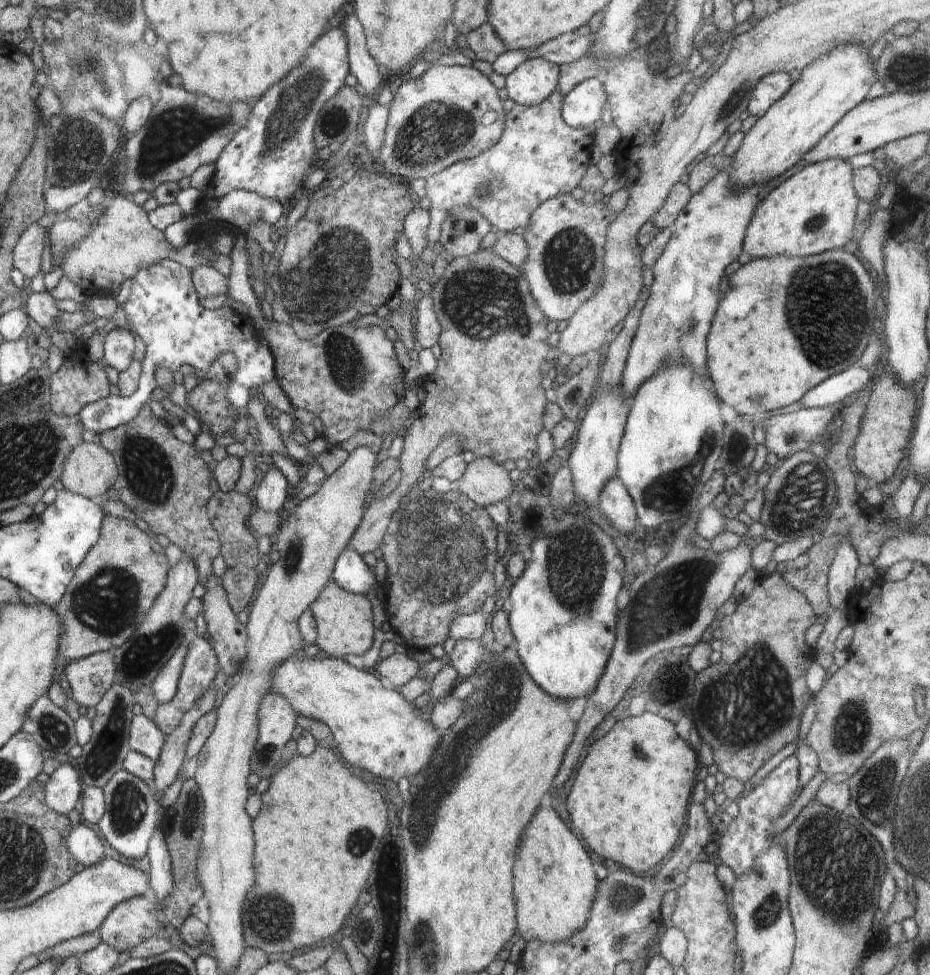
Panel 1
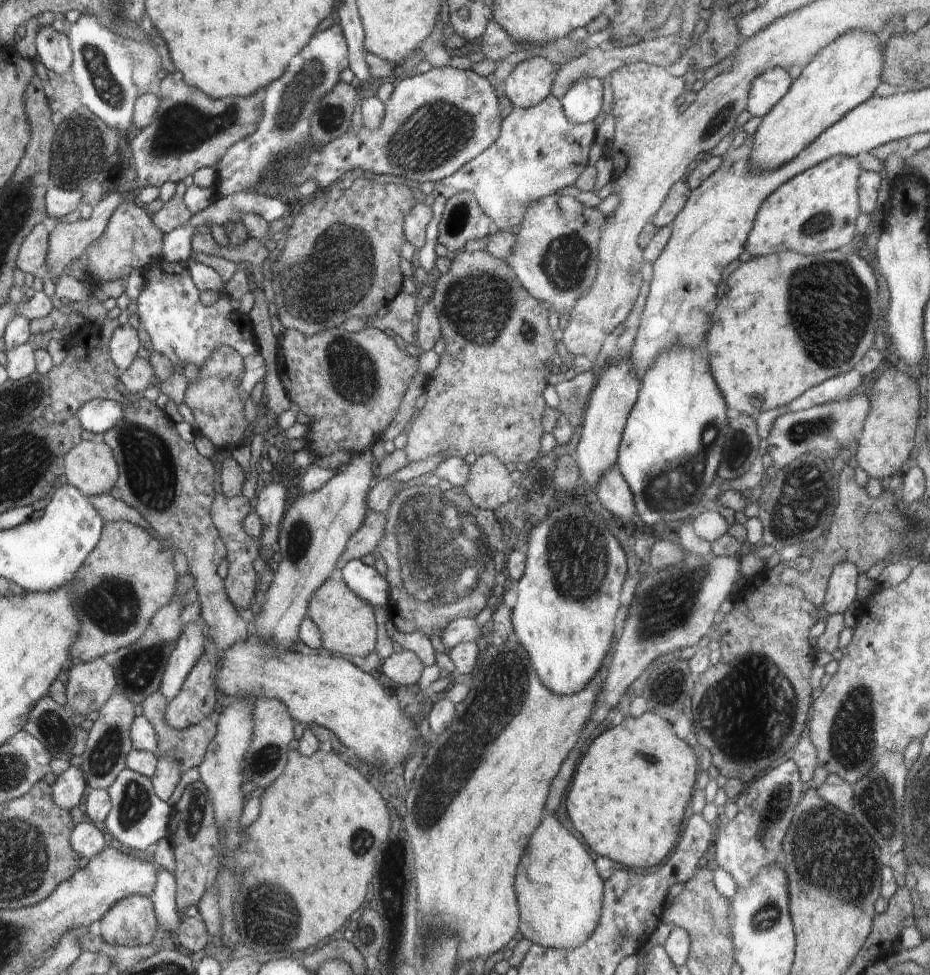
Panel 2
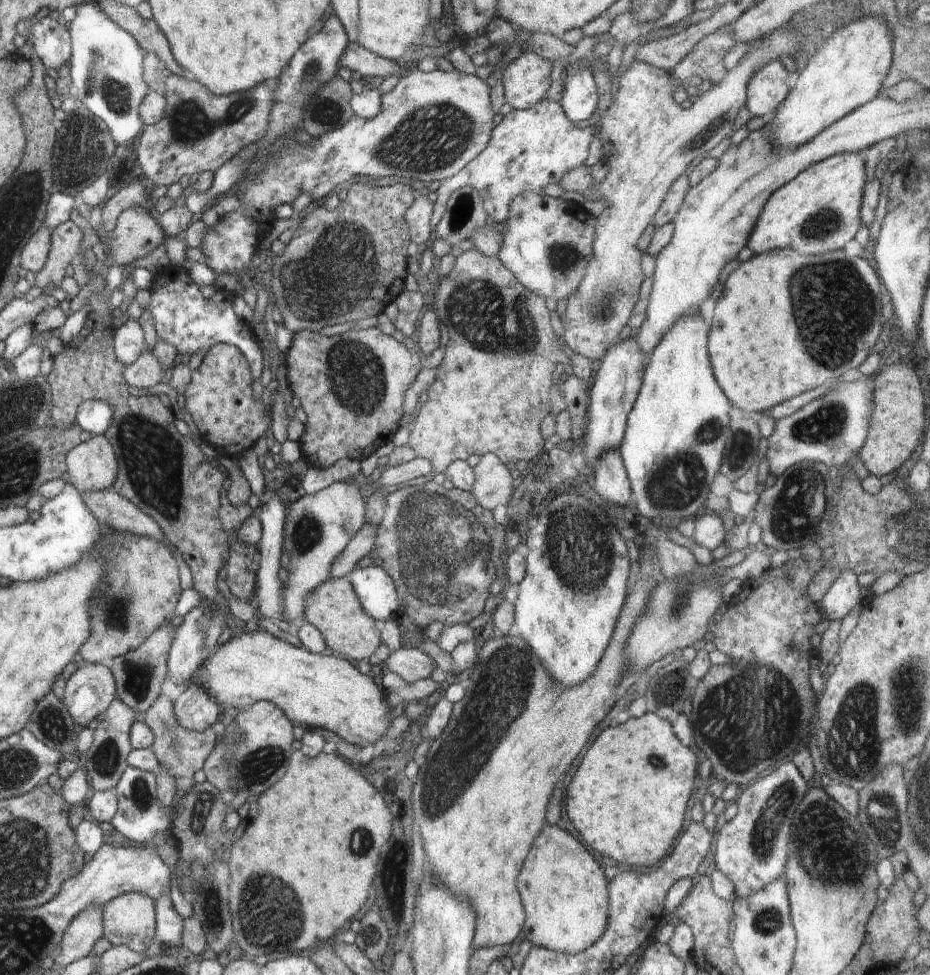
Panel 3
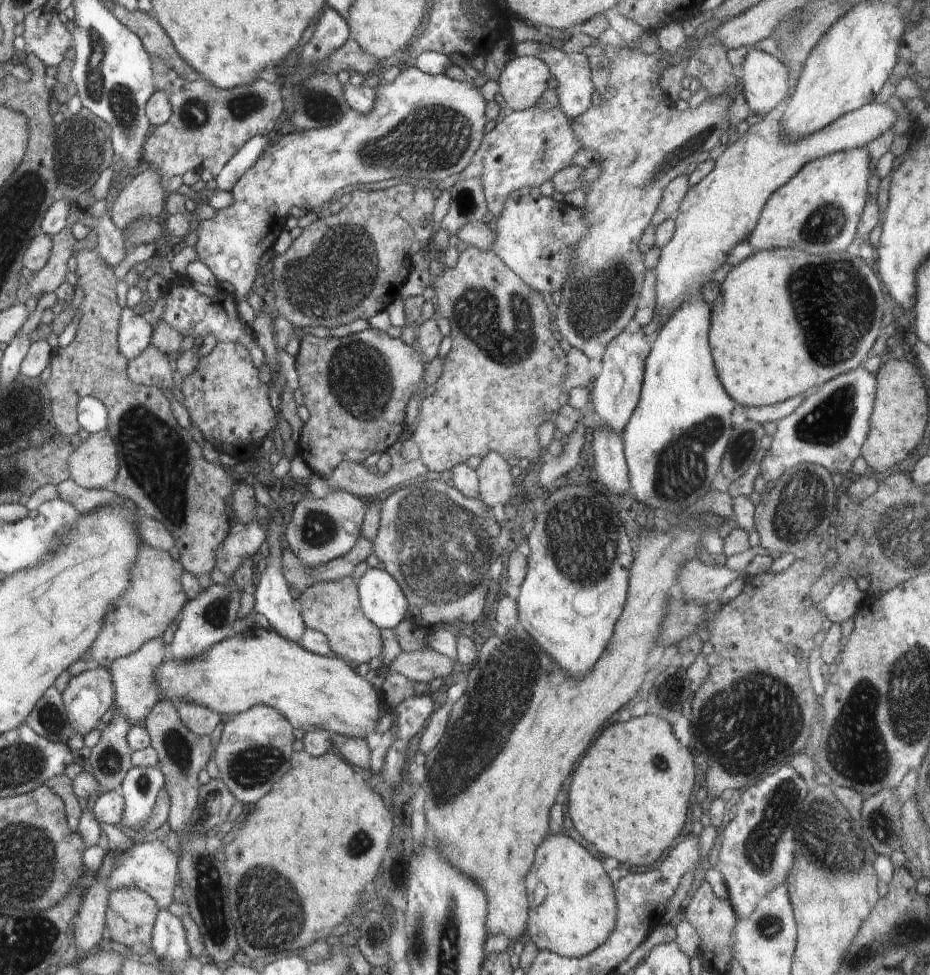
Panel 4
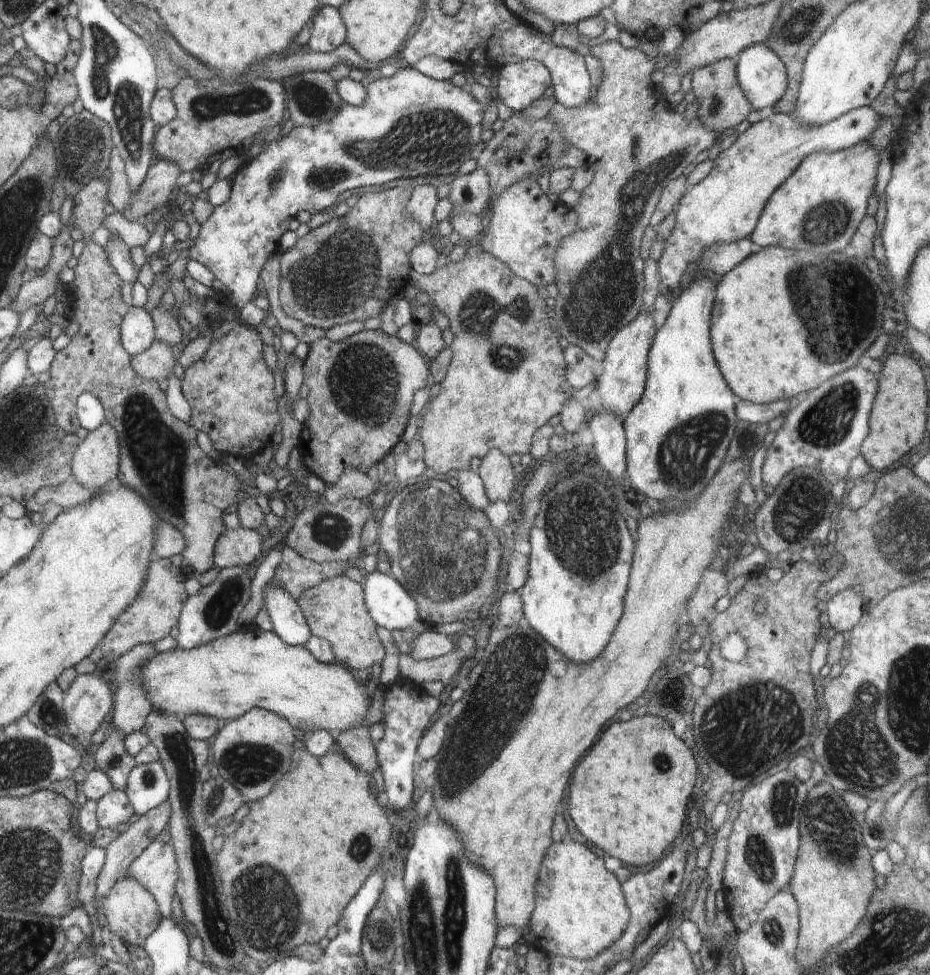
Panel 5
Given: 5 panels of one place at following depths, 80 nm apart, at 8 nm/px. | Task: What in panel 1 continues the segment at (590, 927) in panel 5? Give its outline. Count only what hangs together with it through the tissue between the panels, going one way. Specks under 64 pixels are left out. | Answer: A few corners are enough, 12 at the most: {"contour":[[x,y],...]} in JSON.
{"contour":[[552,808],[522,832],[514,864],[520,936],[567,941],[598,878]]}

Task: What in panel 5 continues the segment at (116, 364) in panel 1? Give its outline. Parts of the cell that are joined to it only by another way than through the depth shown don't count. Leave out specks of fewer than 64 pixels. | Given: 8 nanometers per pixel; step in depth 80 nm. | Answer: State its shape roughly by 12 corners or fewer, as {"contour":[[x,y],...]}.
{"contour":[[132,307],[124,318],[123,348],[133,357],[155,342],[151,315]]}

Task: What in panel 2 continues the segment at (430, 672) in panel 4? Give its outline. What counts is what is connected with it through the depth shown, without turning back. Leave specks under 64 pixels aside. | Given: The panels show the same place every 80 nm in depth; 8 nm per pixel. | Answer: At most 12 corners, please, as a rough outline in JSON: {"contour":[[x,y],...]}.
{"contour":[[396,649],[377,672],[399,687],[417,685],[425,668]]}

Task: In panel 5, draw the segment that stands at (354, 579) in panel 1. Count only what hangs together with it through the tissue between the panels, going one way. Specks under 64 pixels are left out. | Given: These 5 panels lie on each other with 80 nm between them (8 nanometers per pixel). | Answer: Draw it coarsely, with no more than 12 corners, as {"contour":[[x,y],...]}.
{"contour":[[367,573],[371,618],[388,631],[430,629],[391,575]]}

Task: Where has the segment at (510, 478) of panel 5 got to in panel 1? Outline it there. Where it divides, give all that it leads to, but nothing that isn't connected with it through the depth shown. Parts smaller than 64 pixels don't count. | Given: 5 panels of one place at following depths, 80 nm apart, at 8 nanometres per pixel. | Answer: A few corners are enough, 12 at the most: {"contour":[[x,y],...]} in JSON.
{"contour":[[476,457],[454,487],[478,506],[512,494],[508,471]]}

